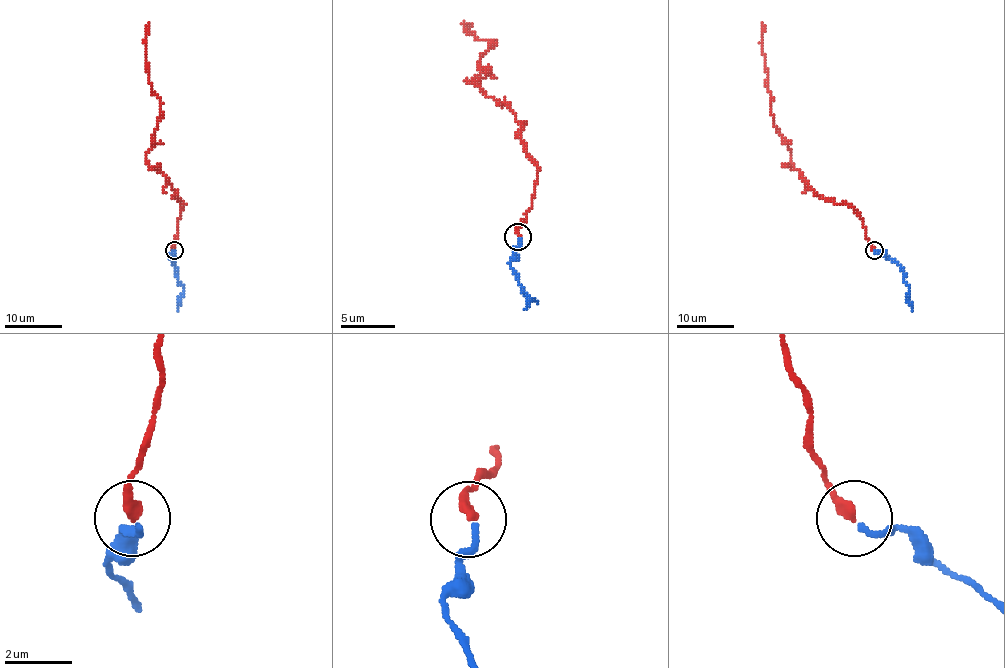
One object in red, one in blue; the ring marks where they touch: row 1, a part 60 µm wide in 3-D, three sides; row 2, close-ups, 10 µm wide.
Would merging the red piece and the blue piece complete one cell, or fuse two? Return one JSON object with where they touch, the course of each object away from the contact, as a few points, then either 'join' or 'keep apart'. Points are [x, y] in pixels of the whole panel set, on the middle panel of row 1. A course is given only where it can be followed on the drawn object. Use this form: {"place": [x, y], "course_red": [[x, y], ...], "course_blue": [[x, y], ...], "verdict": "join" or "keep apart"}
{"place": [517, 236], "course_red": [[518, 235], [537, 181], [534, 159], [521, 124], [467, 81], [494, 43], [464, 24], [472, 26]], "course_blue": [[518, 238], [515, 254], [510, 263], [521, 287], [537, 303], [532, 301], [524, 309]], "verdict": "join"}

